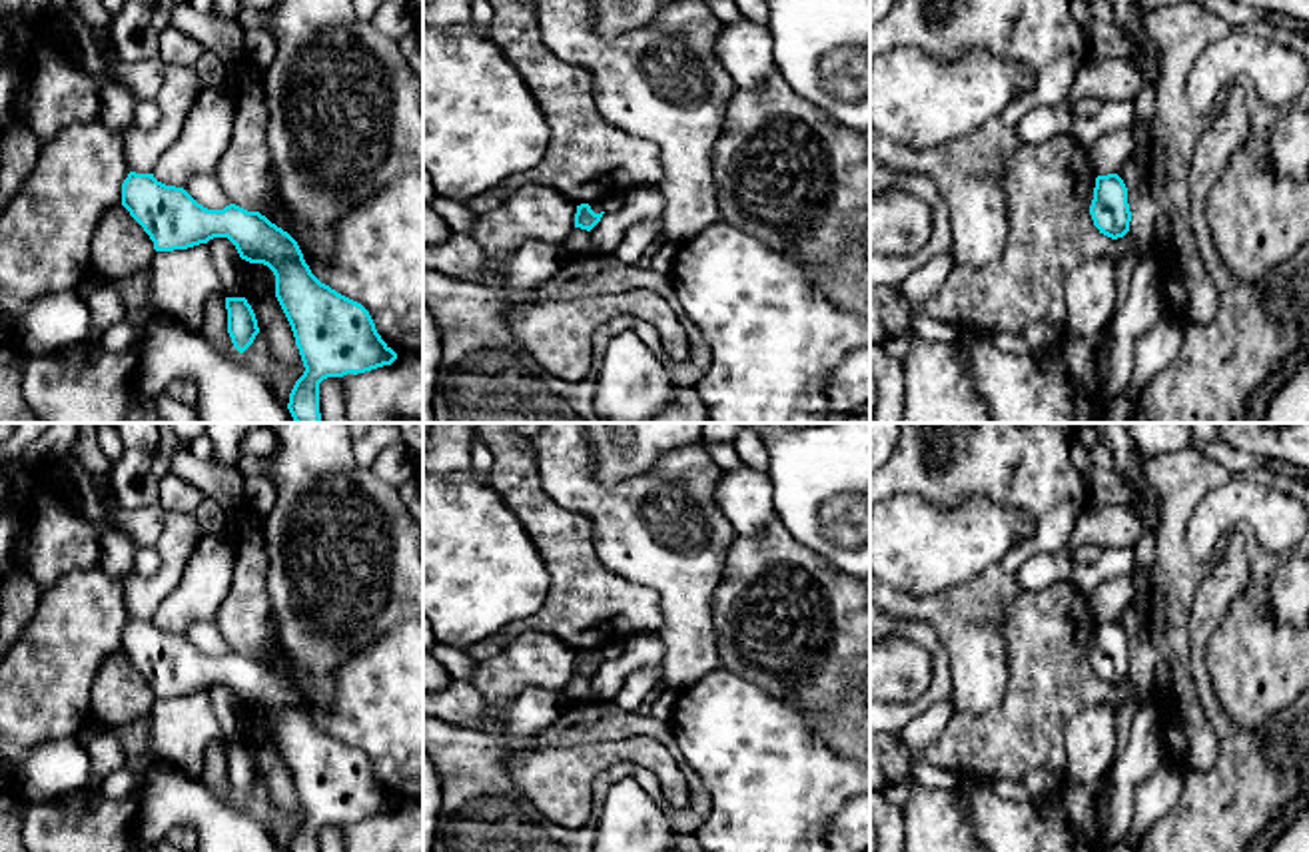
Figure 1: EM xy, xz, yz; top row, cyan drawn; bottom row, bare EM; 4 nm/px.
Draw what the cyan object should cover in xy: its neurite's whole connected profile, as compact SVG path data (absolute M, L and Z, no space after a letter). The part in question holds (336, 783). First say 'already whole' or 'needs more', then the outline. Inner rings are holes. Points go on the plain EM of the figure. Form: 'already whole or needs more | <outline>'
already whole | M136 619L122 631L122 652L150 682L156 698L188 696L227 684L241 706L273 718L275 744L305 814L287 852L319 852L323 826L365 820L397 806L377 780L369 758L321 730L297 688L259 658L235 650L208 656L184 635Z

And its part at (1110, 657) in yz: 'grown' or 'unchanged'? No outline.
unchanged

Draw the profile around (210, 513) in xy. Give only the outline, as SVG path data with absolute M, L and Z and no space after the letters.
M206 499L198 509L196 517L204 527L206 535L216 535L229 531L229 511L225 511L218 501Z

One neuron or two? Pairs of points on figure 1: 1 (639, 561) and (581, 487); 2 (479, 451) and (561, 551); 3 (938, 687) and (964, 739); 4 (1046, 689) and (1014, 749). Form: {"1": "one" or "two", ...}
{"1": "one", "2": "two", "3": "two", "4": "one"}

